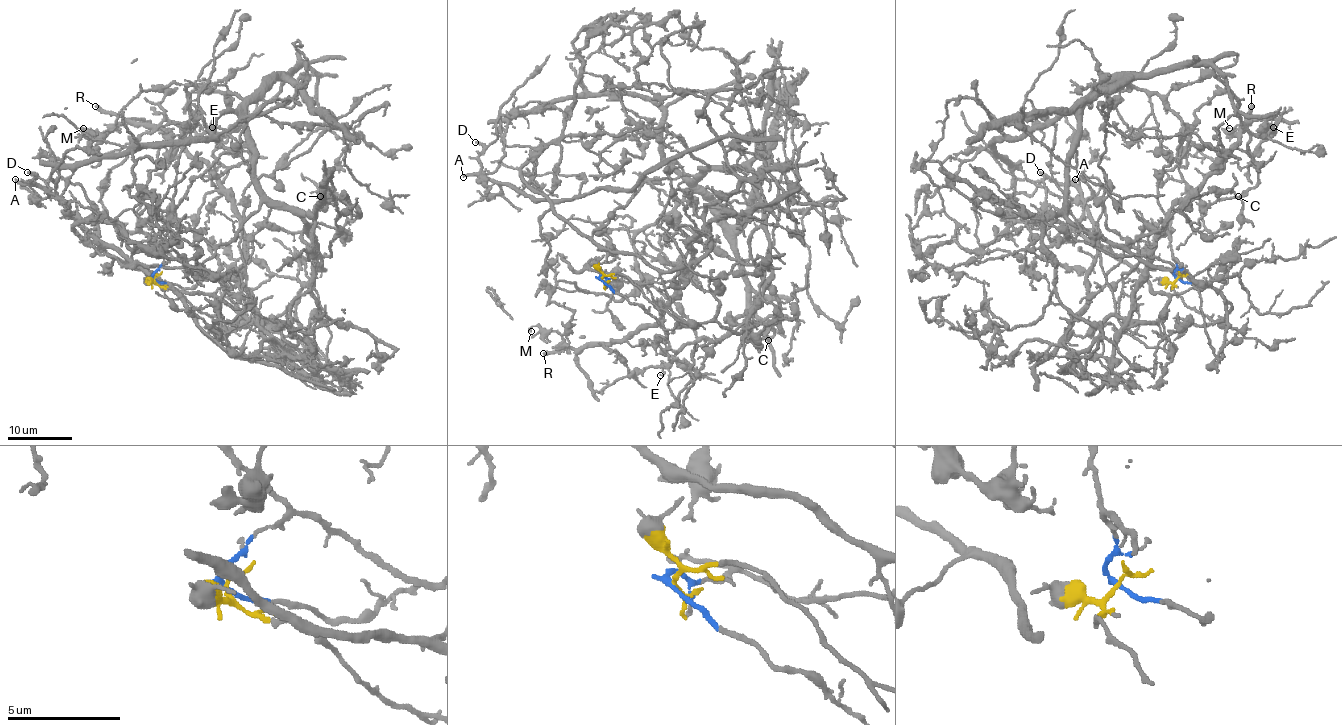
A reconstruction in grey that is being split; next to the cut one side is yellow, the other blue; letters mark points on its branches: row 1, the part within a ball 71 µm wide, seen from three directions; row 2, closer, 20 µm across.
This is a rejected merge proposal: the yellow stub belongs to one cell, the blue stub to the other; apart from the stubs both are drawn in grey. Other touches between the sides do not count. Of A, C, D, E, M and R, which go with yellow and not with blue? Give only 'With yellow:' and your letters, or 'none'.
With yellow: C, E

